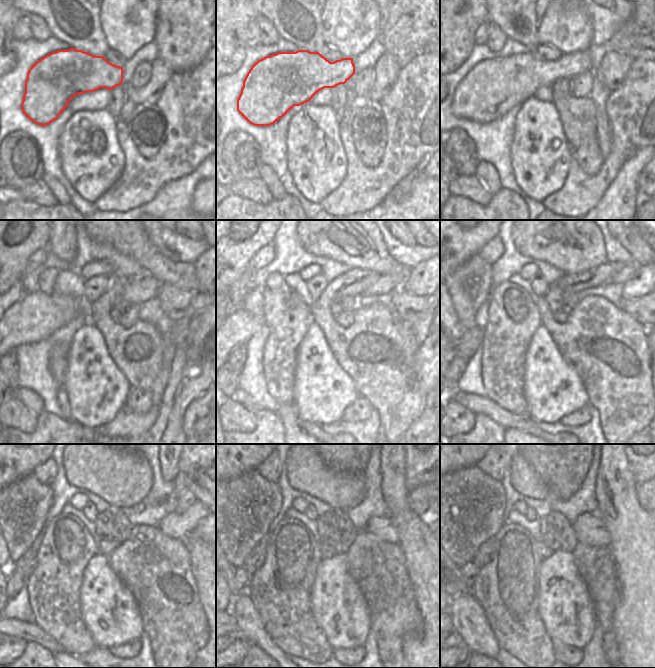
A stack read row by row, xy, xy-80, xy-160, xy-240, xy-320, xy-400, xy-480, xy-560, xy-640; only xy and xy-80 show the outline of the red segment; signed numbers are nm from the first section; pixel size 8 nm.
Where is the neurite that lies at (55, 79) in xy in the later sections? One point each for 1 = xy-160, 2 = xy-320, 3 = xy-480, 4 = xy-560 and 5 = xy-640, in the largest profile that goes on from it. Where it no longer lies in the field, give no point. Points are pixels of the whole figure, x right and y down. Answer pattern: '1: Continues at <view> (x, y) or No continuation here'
1: Continues at xy-160 (492, 87)
2: Continues at xy-320 (239, 325)
3: Continues at xy-480 (186, 499)
4: Continues at xy-560 (417, 499)
5: Continues at xy-640 (643, 490)

